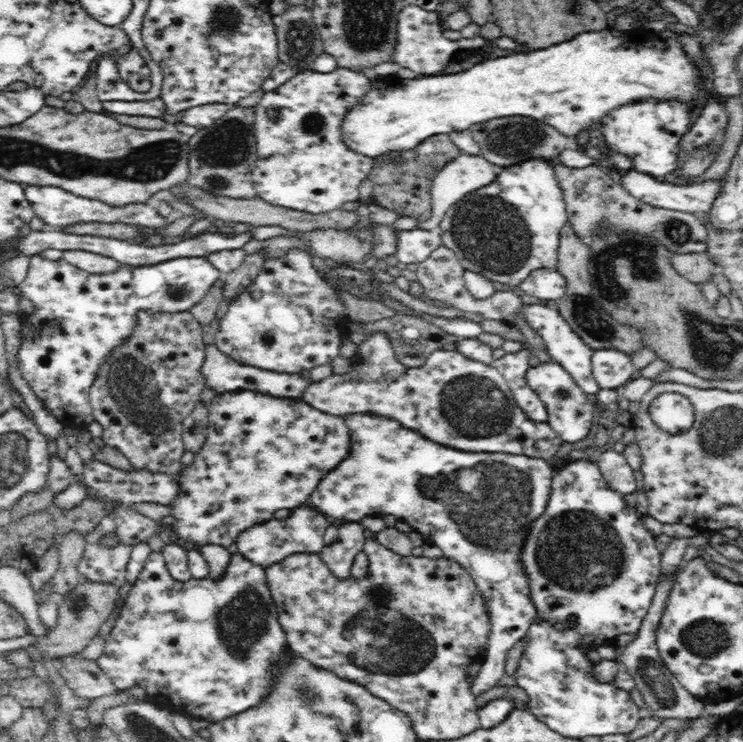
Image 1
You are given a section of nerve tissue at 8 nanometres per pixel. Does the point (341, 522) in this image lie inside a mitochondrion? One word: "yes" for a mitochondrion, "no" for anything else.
no

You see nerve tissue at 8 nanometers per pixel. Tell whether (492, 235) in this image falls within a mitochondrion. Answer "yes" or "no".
yes

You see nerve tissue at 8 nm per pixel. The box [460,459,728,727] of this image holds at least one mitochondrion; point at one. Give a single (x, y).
(580, 551)

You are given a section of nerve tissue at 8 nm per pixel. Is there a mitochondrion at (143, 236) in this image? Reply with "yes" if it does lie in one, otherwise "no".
no

